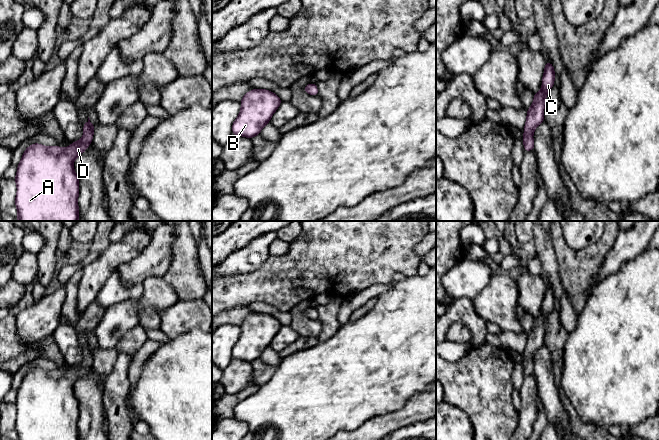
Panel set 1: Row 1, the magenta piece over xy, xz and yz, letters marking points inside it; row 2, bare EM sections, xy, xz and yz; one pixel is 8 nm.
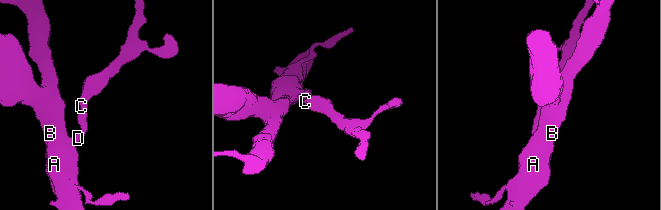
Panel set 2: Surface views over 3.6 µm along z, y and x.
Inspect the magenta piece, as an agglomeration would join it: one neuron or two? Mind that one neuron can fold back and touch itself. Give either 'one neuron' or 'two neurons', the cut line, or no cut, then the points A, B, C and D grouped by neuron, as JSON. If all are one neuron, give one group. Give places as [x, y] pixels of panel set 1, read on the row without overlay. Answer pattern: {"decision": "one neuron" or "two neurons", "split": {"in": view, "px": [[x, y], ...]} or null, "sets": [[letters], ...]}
{"decision": "one neuron", "split": null, "sets": [["A", "B", "C", "D"]]}

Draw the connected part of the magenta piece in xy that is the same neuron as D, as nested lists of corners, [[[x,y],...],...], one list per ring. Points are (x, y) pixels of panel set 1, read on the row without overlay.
[[[88,341],[88,345],[83,349],[83,361],[72,366],[69,371],[46,371],[34,367],[26,372],[14,403],[17,409],[17,440],[79,440],[79,402],[74,395],[73,387],[91,368],[94,353]]]

